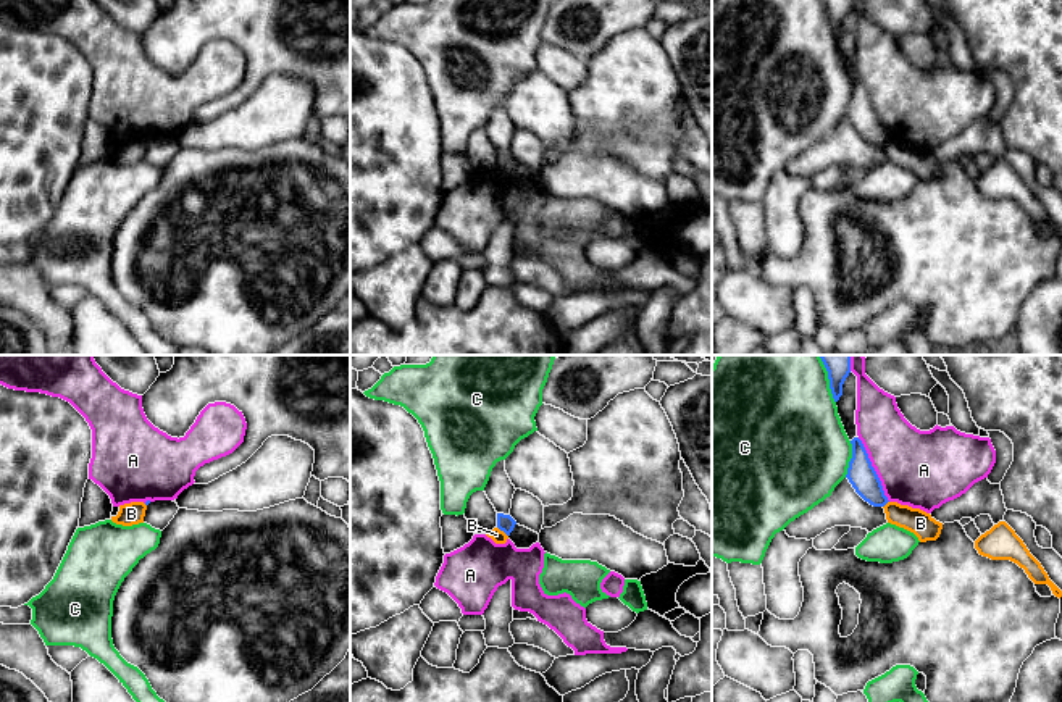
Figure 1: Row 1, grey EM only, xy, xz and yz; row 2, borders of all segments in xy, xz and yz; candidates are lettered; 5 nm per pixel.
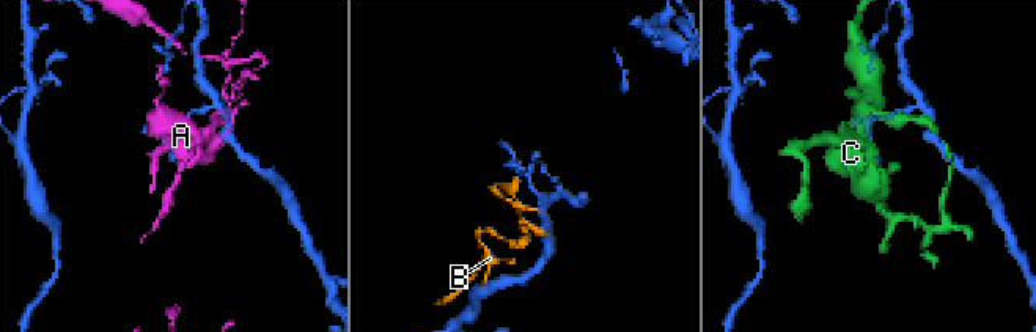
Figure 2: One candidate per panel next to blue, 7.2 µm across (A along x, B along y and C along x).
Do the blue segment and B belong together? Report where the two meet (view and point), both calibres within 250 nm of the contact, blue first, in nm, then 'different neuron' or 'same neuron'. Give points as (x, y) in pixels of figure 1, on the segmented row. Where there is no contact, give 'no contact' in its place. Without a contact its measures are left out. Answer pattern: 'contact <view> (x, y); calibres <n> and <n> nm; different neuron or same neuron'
contact xz (502, 530); calibres 90 and 70 nm; different neuron

